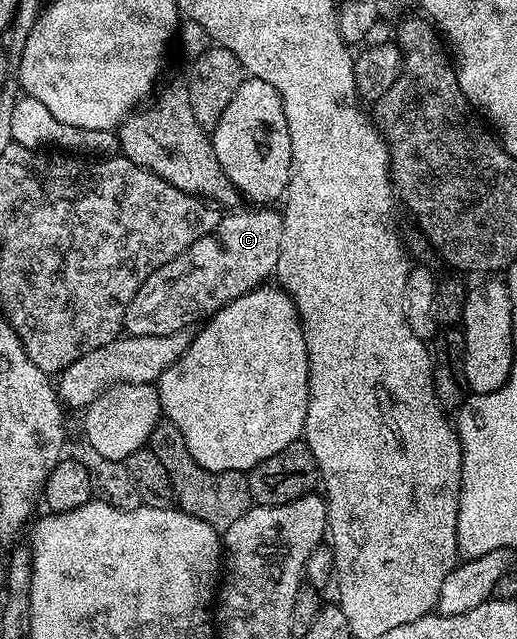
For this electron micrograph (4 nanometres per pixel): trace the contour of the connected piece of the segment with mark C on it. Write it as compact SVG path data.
M254 209L246 213L223 216L215 229L202 236L192 245L170 260L164 267L158 268L144 281L135 299L125 313L123 328L137 337L170 335L182 329L191 328L194 321L203 315L209 316L222 309L232 299L239 298L249 290L257 289L273 276L276 259L279 258L280 236L283 234L281 214L272 209Z

